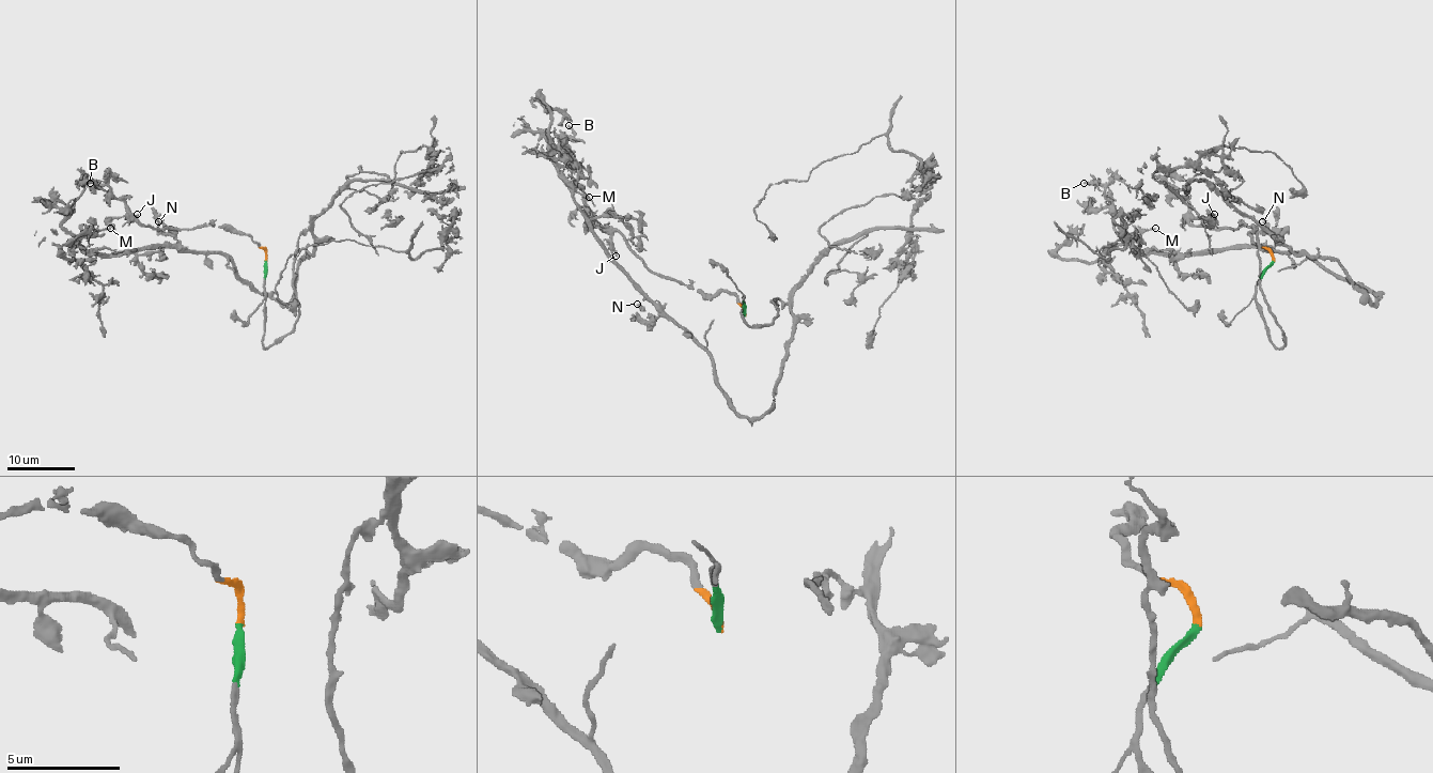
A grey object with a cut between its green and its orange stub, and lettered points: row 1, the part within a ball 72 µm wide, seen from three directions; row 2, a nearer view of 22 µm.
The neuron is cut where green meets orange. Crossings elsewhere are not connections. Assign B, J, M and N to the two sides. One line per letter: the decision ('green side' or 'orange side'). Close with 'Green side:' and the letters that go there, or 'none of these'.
B: green side
J: orange side
M: green side
N: green side
Green side: B, M, N

